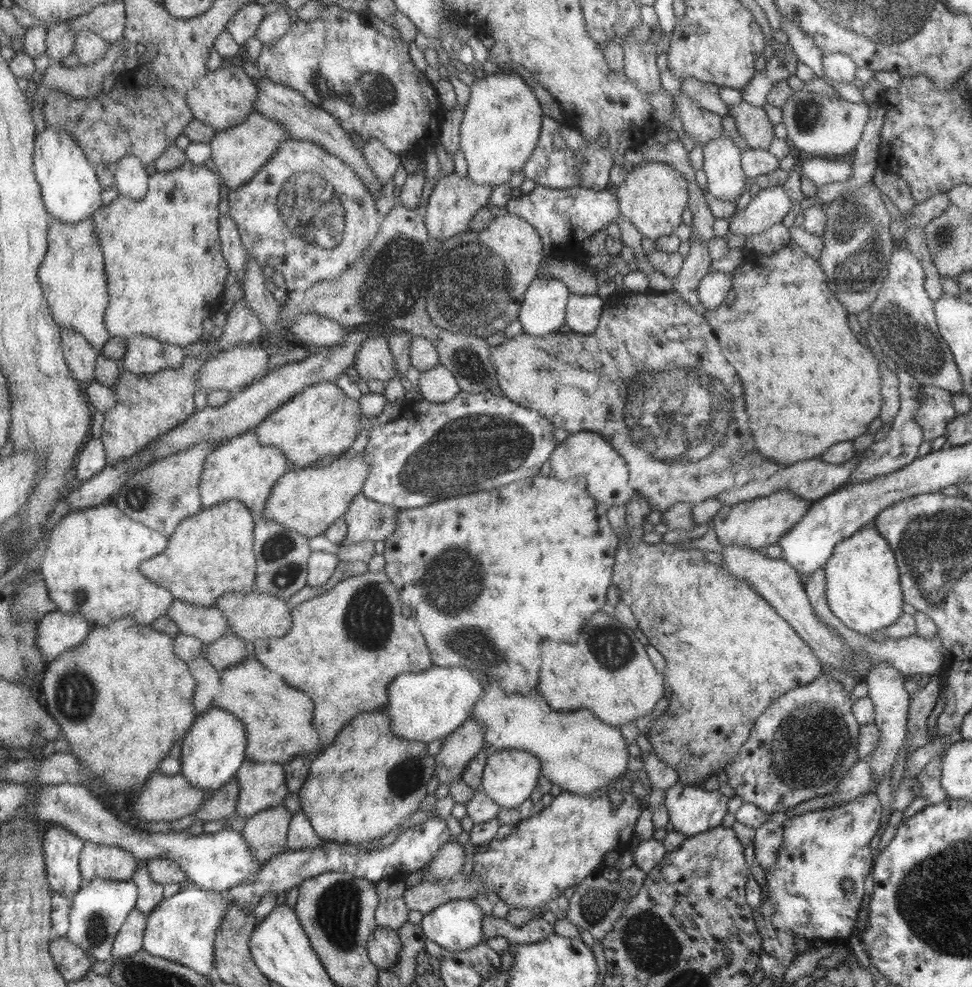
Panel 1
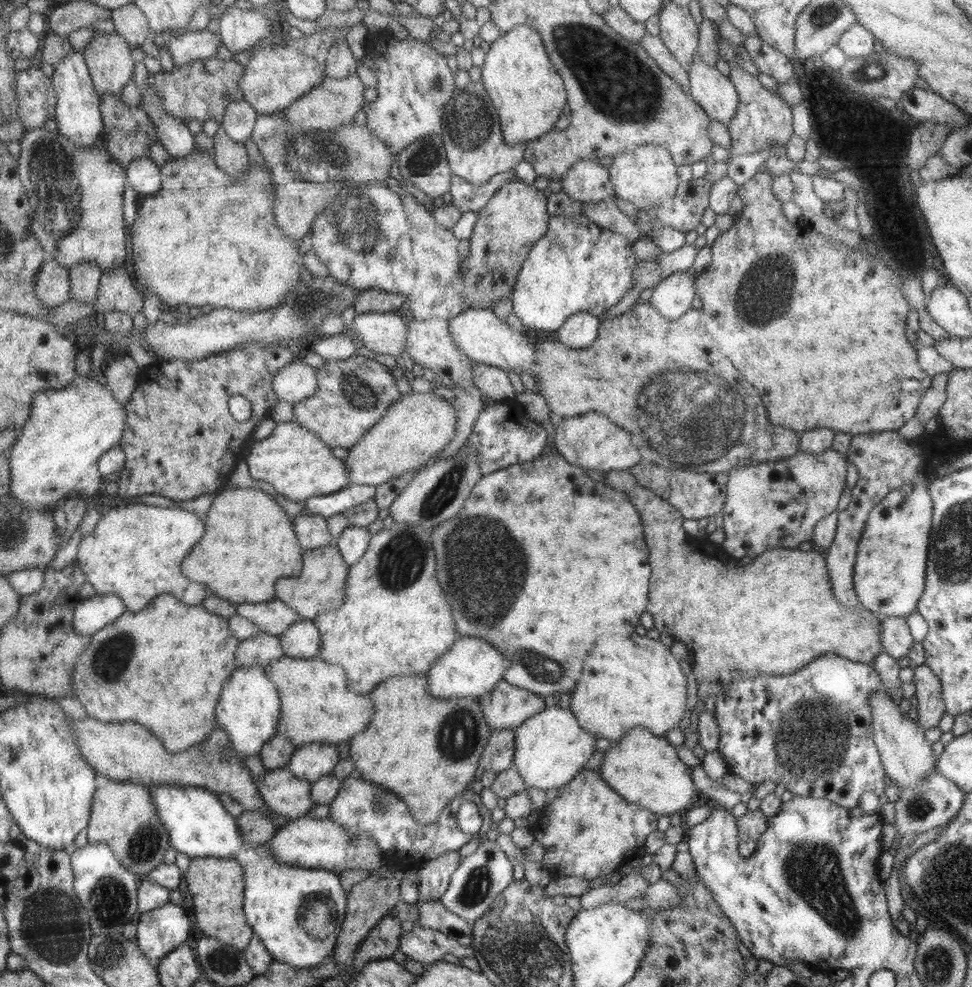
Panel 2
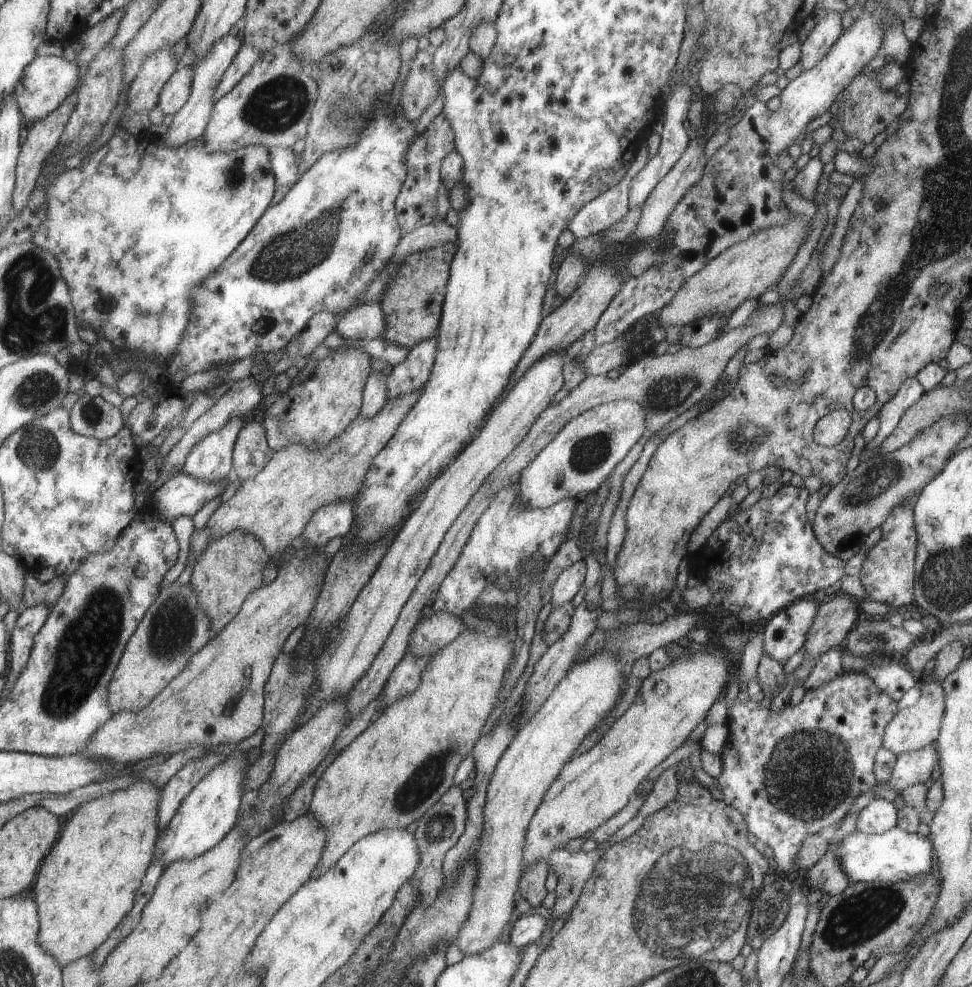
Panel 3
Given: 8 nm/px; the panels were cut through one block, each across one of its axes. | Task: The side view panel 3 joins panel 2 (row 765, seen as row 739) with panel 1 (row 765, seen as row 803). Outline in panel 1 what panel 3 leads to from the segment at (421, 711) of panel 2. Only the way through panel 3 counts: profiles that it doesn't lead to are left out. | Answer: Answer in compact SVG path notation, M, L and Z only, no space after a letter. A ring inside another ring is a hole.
M386 708L371 713L358 713L332 745L326 745L313 757L308 778L297 793L300 810L310 819L314 831L321 839L347 843L351 846L372 842L402 826L428 794L428 782L436 773L437 758L428 753L426 743L402 739L393 733L392 722Z

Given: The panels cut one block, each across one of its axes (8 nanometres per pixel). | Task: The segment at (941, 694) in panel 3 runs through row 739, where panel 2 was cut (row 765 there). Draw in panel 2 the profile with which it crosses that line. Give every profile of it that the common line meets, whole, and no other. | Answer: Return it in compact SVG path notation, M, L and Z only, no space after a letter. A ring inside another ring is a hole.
M874 692L872 694L873 707L873 738L876 740L878 750L881 753L881 761L886 772L896 786L904 788L916 788L924 778L937 770L939 759L932 751L932 744L924 737L925 730L918 723L900 711L899 704L892 700L889 694Z

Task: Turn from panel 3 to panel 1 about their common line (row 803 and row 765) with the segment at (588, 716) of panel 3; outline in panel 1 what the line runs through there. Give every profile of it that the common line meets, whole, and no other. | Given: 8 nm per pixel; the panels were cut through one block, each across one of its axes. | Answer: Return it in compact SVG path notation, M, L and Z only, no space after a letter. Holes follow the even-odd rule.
M516 749L495 751L487 755L480 790L501 807L517 809L526 798L530 798L532 790L538 784L540 761L541 759L530 751Z

